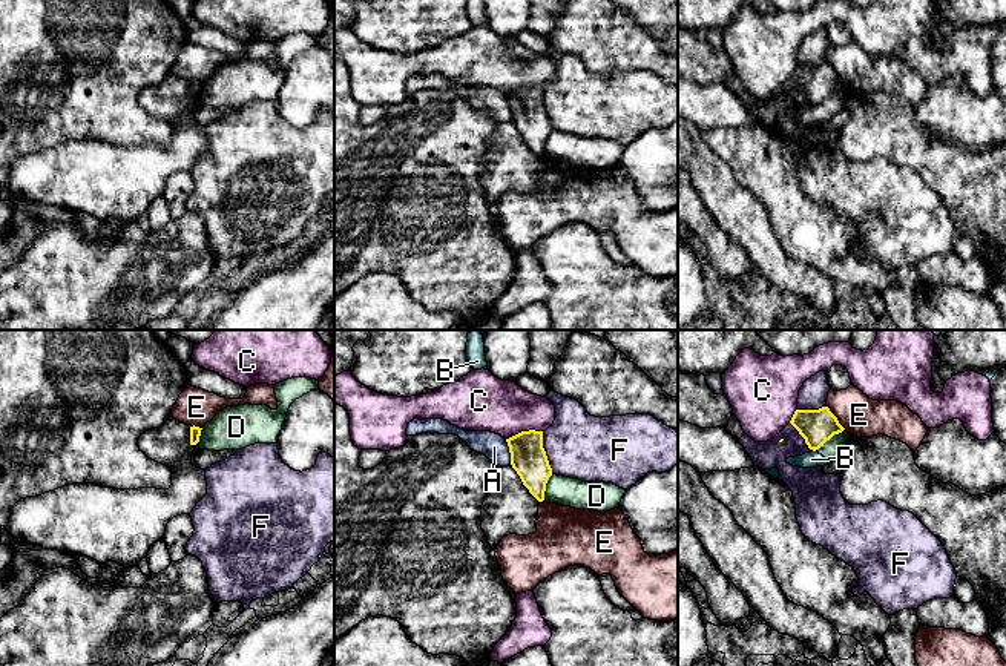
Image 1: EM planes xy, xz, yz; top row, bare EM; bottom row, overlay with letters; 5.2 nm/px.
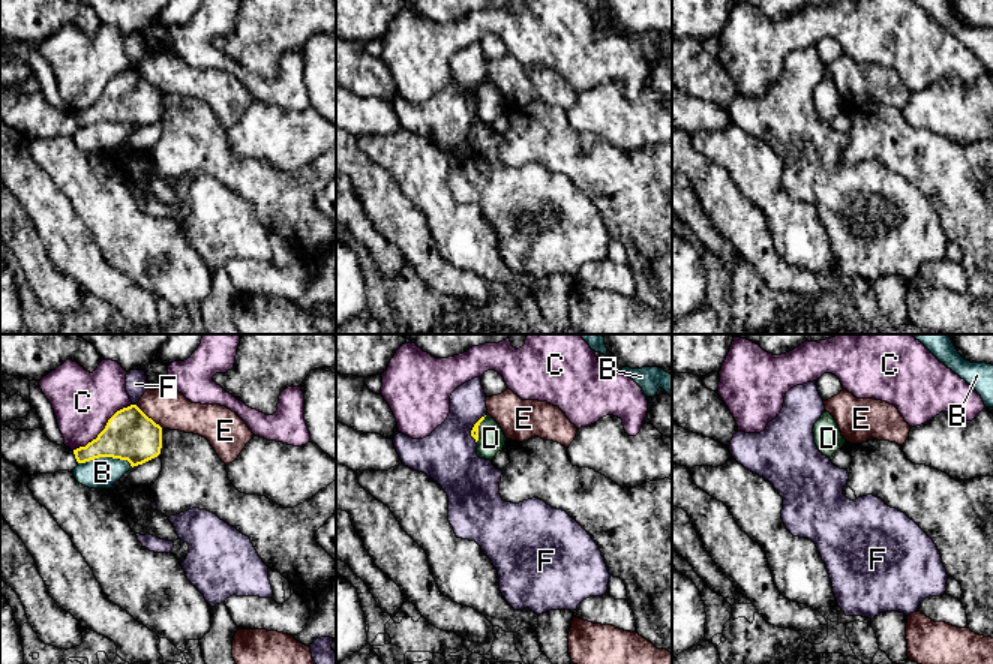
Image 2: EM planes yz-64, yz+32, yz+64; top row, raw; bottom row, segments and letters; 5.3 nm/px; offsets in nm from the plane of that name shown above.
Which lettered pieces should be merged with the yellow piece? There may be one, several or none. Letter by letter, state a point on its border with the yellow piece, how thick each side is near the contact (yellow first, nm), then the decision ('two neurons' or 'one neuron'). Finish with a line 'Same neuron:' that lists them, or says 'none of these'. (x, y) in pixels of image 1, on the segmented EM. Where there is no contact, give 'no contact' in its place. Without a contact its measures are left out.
A: xz (509, 451) | 190/140 nm | two neurons
B: yz (815, 450) | 180/90 nm | two neurons
C: xz (523, 431) | 190/280 nm | two neurons
D: yz (830, 438) | 180/100 nm | two neurons
E: yz (836, 418) | 180/200 nm | two neurons
F: xz (545, 453) | 190/340 nm | two neurons
Same neuron: none of these

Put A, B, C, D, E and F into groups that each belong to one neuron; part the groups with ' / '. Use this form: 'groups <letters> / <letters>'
groups A / B D / C / E / F

